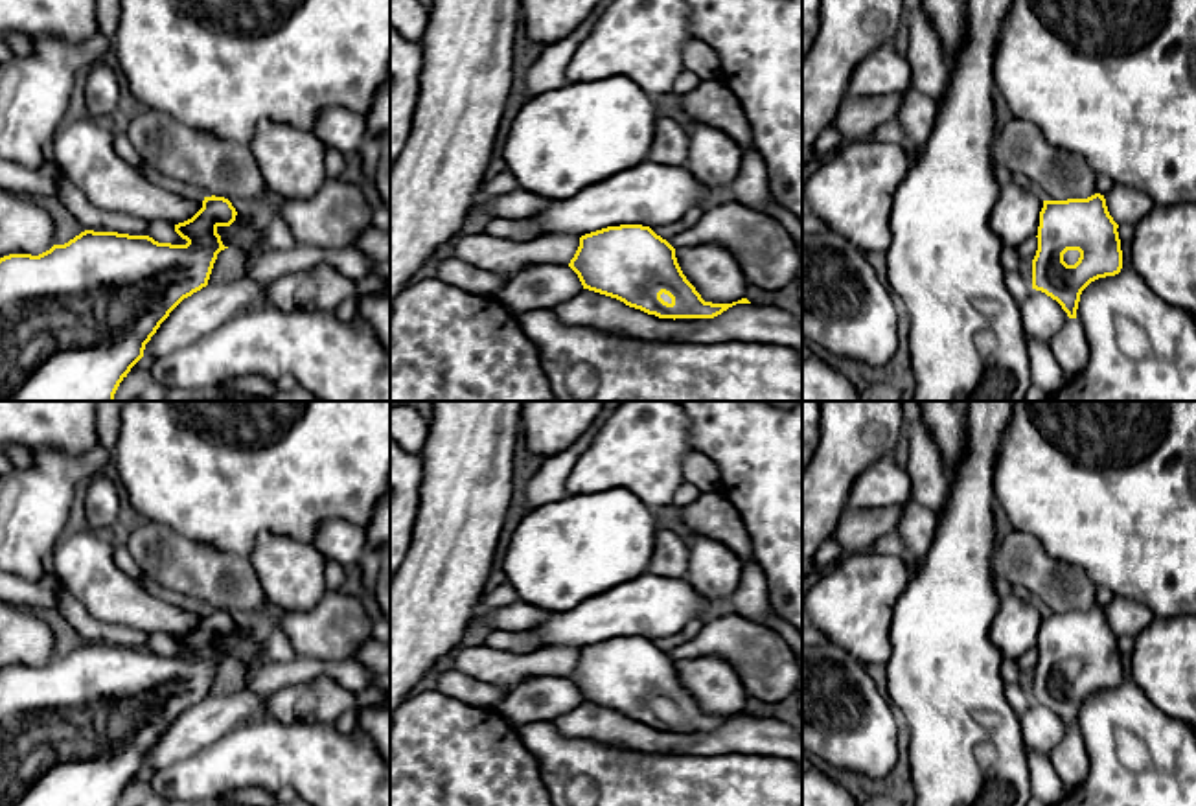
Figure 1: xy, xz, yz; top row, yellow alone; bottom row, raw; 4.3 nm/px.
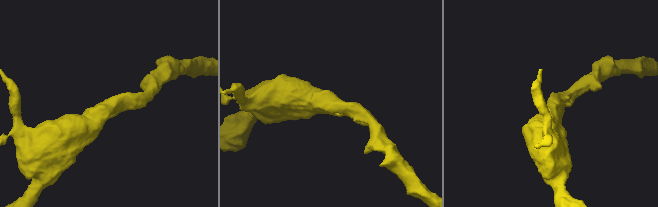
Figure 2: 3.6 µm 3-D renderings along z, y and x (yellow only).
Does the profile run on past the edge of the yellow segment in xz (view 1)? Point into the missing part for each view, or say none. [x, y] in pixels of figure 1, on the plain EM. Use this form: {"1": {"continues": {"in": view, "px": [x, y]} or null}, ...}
{"1": {"continues": null}}

